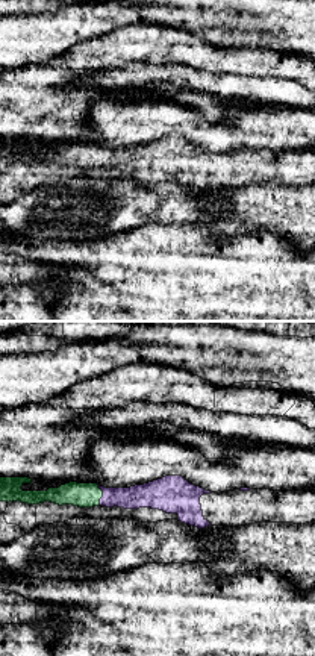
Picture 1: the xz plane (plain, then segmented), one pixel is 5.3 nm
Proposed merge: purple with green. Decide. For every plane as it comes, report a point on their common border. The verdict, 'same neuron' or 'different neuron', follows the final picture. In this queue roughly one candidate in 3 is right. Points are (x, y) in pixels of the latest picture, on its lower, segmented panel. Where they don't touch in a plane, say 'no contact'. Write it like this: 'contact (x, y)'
contact (103, 494)

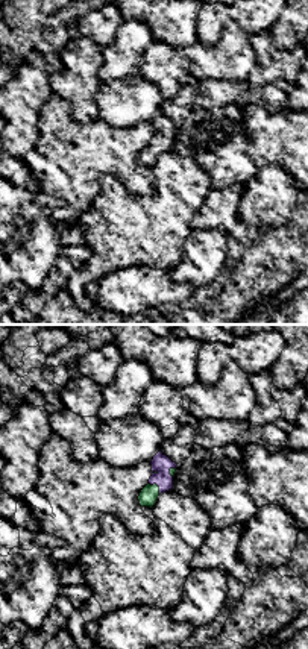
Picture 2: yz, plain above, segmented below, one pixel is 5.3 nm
contact (157, 484)

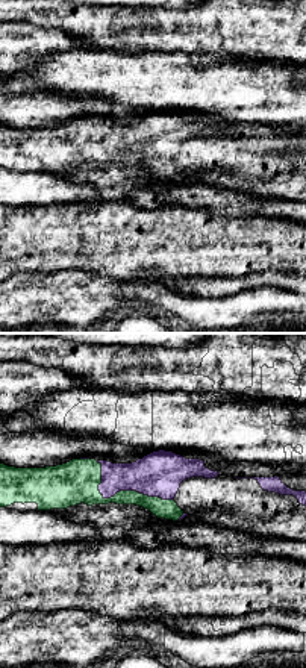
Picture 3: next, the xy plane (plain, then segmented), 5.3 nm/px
contact (121, 490)

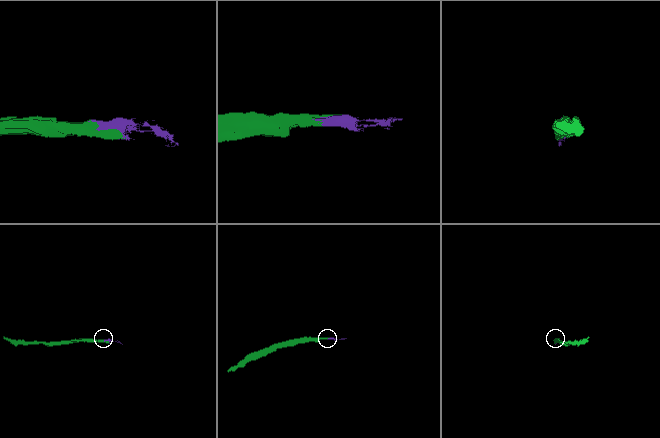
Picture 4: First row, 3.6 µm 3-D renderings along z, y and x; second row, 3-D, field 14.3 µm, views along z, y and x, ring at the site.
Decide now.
same neuron

